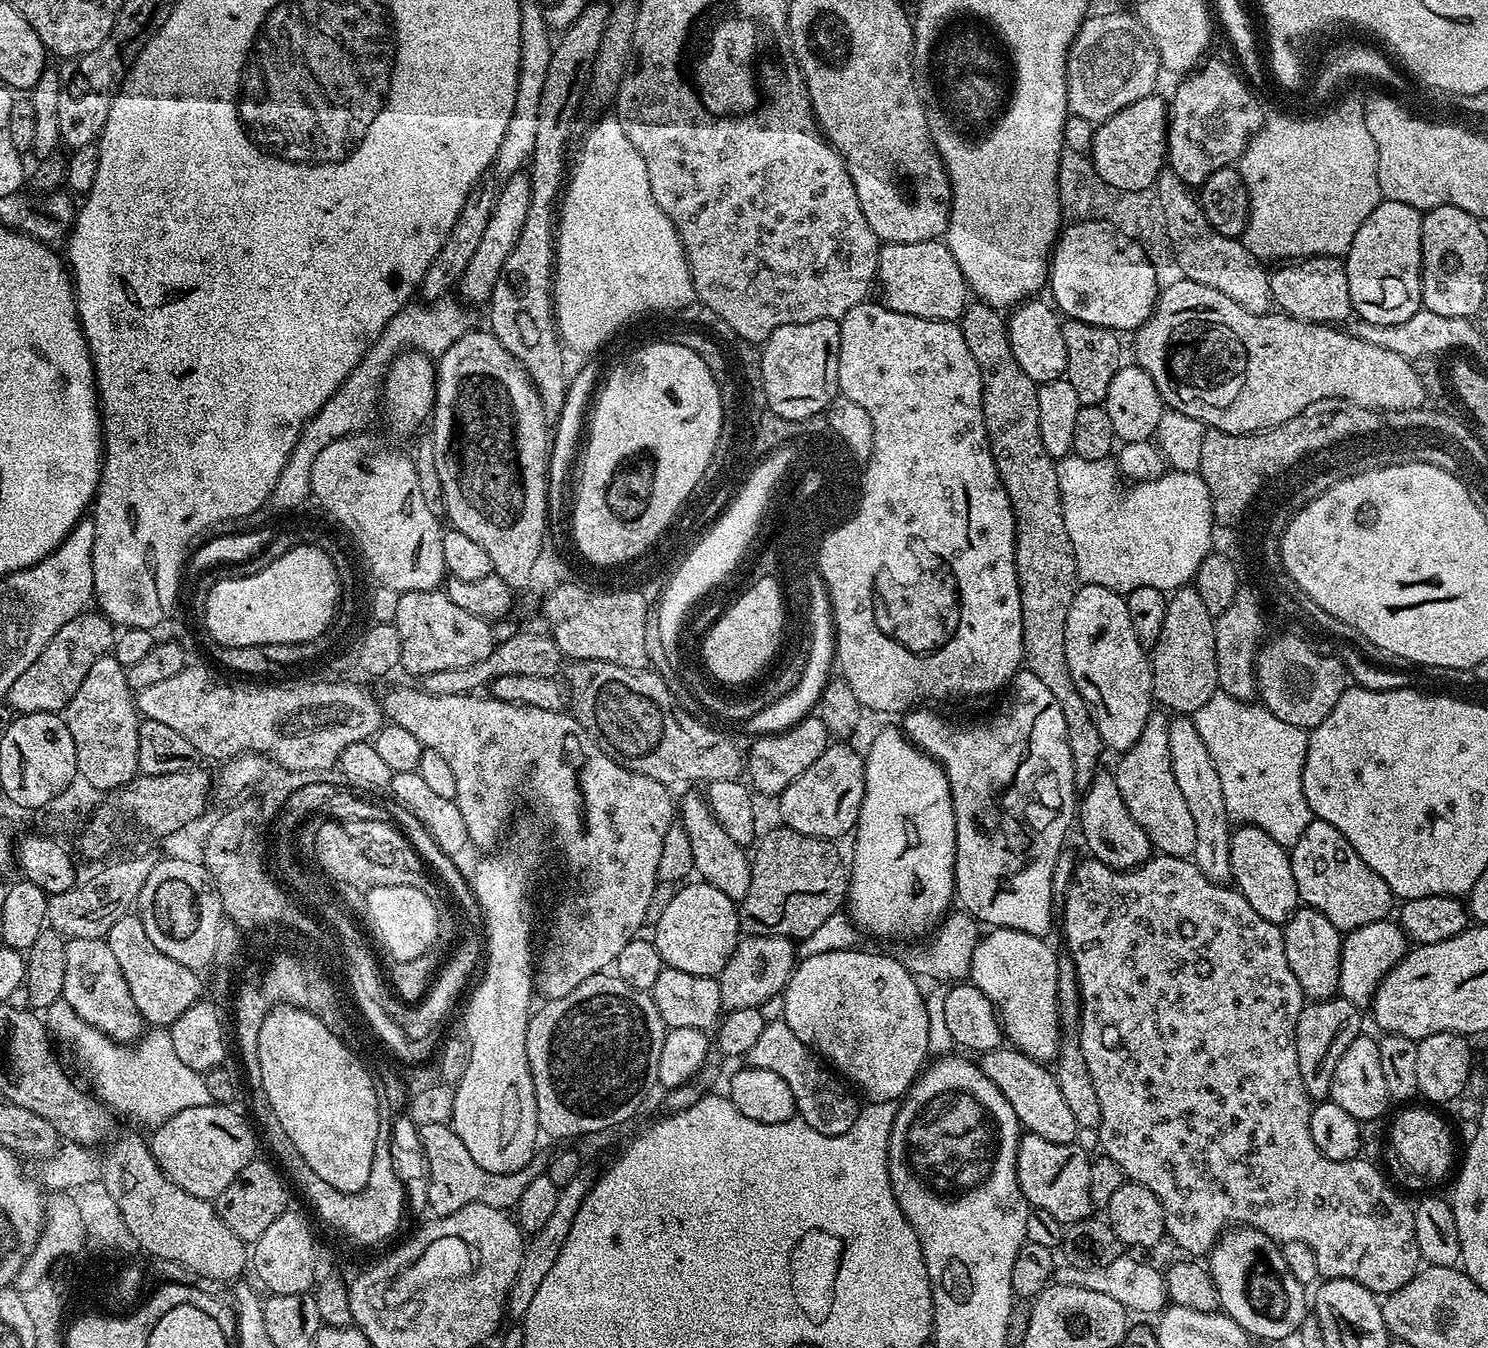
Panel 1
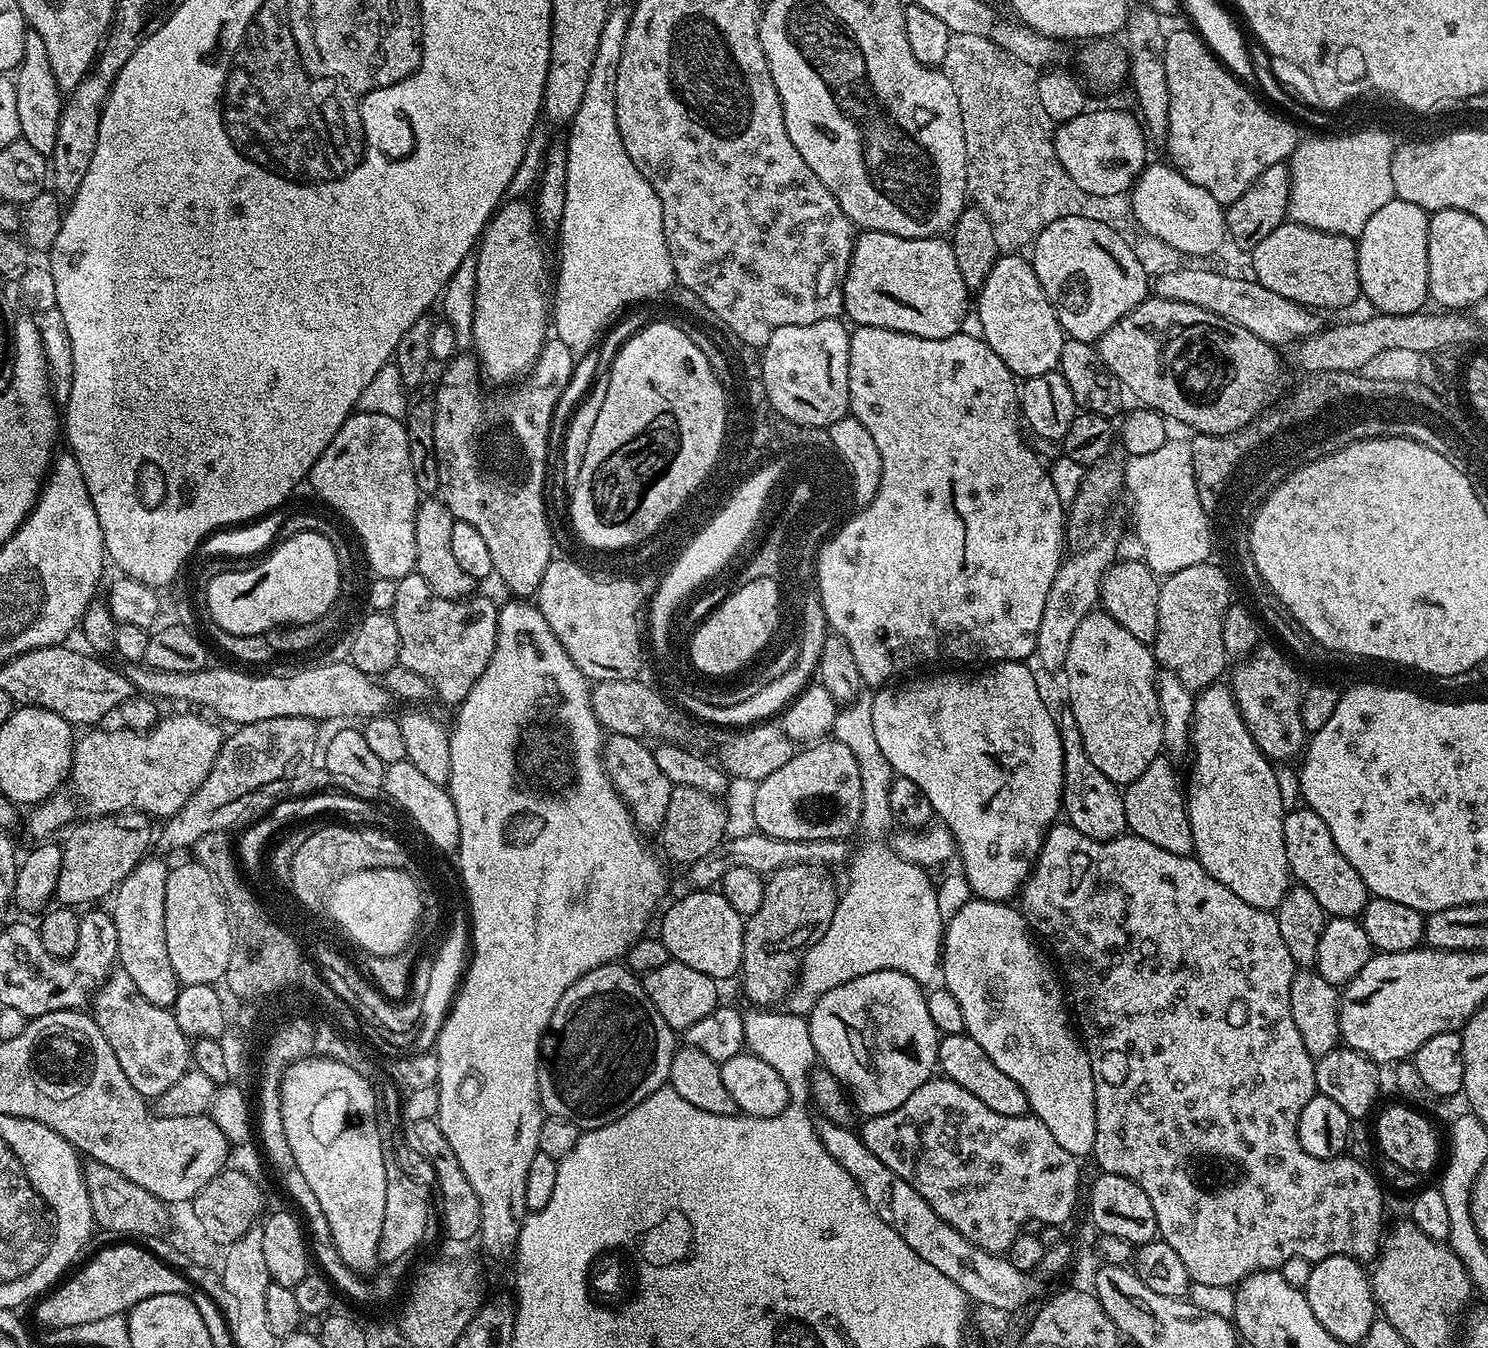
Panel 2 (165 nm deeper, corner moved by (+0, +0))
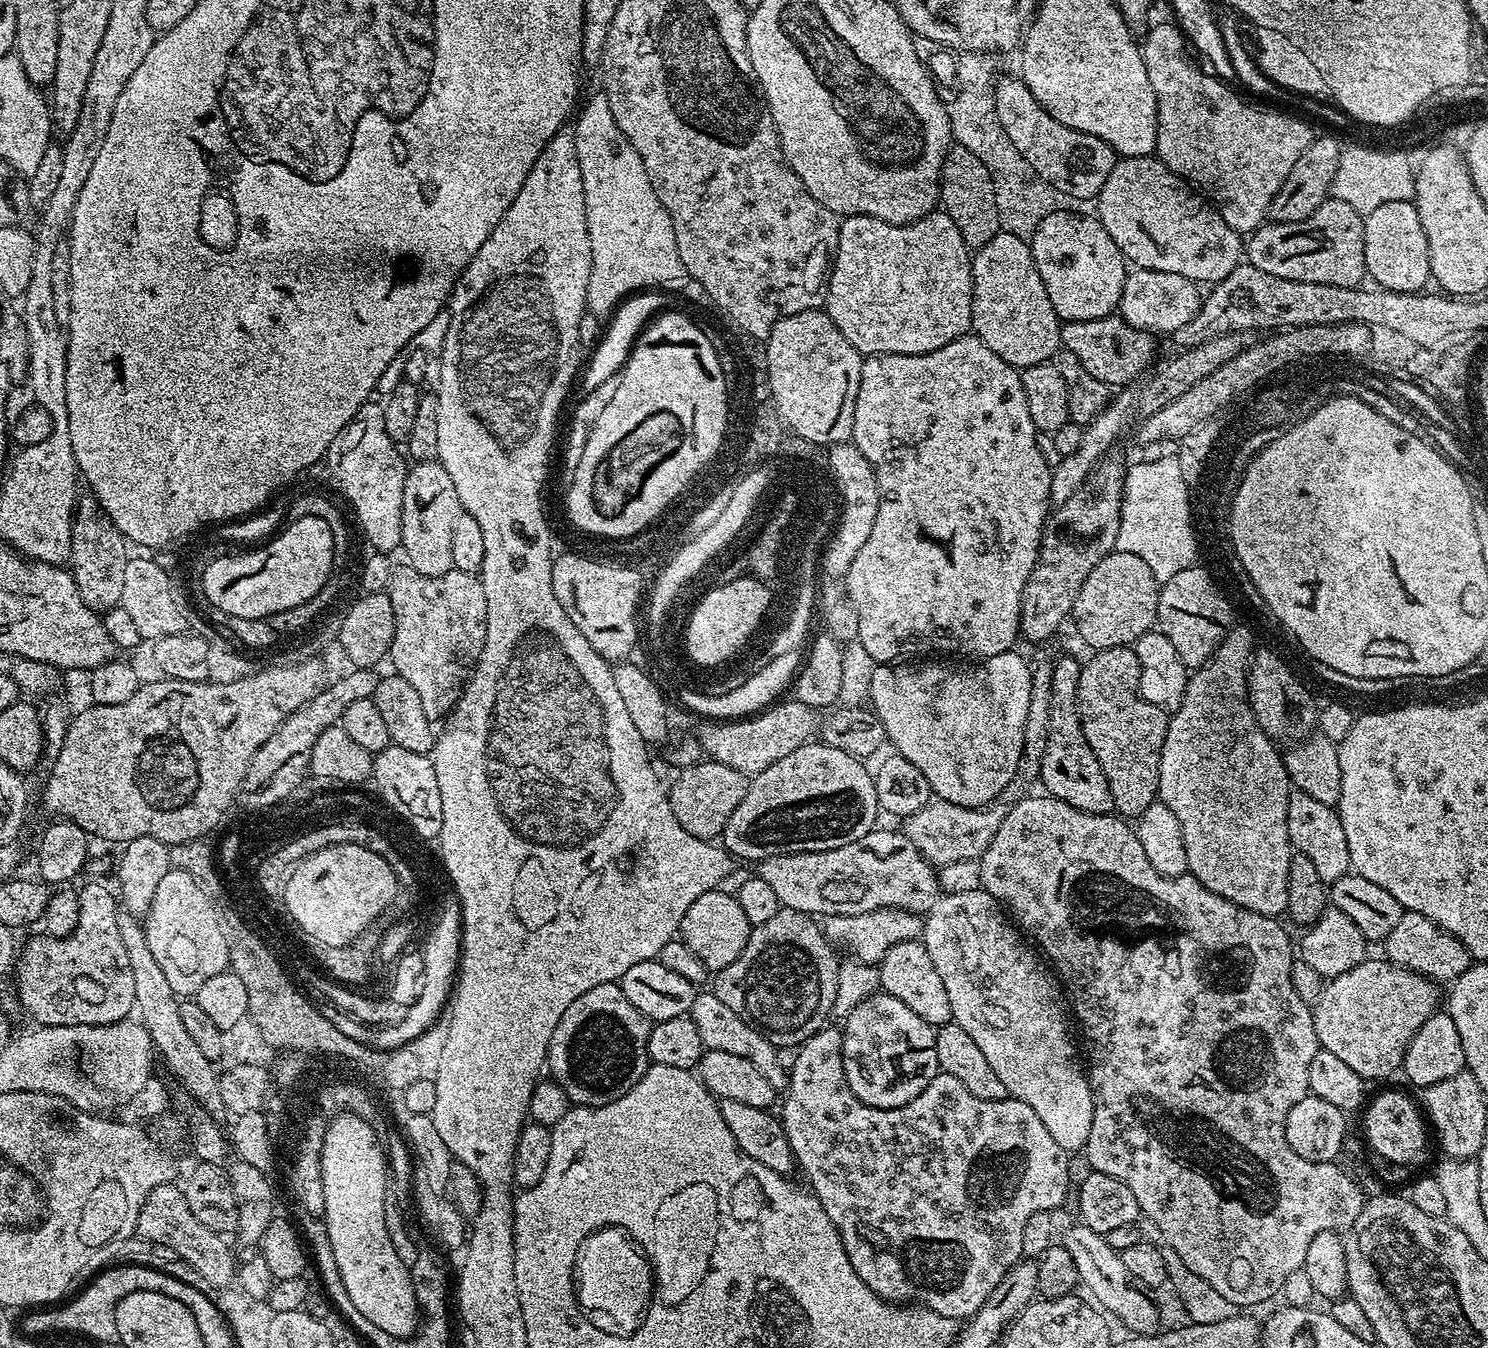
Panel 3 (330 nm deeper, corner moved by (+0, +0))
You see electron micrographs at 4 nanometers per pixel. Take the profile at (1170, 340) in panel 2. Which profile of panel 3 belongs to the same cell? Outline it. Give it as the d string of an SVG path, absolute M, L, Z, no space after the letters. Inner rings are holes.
M1116 314L1097 320L1069 320L1060 330L1063 351L1077 356L1078 362L1082 362L1082 367L1089 374L1094 374L1098 382L1109 386L1139 381L1153 367L1156 344L1152 340L1155 340L1153 333L1131 328Z

